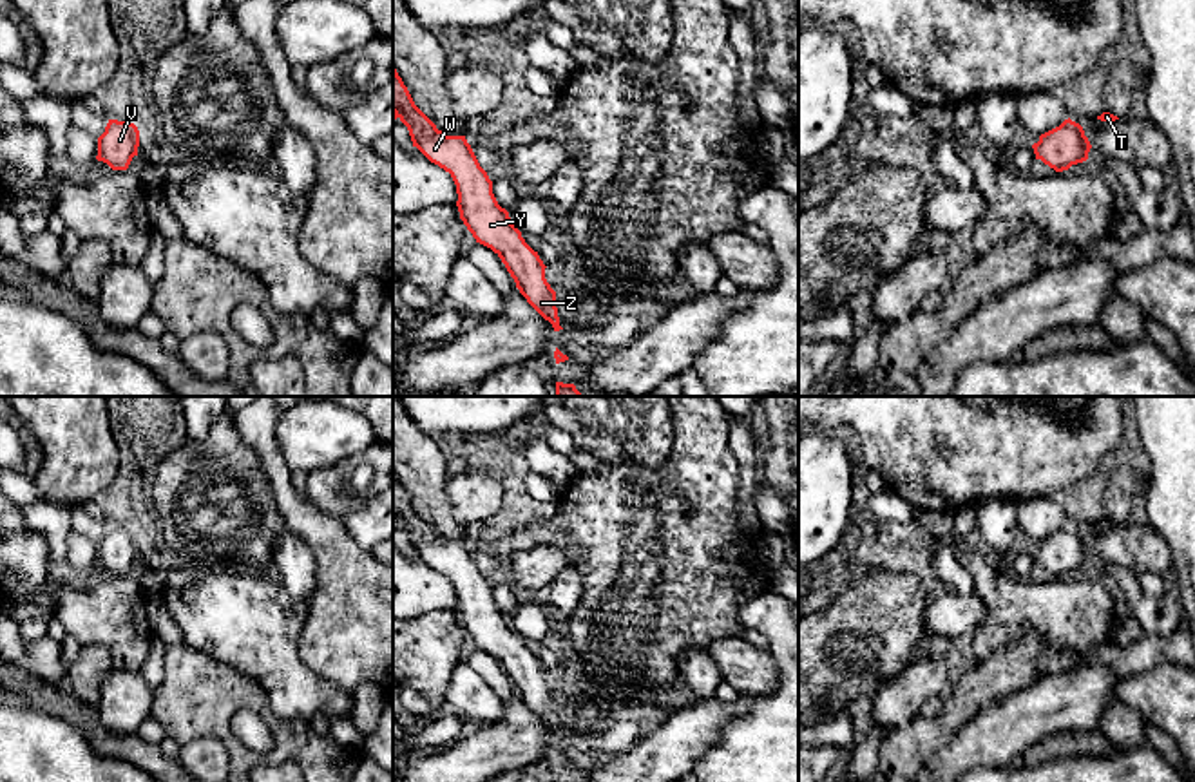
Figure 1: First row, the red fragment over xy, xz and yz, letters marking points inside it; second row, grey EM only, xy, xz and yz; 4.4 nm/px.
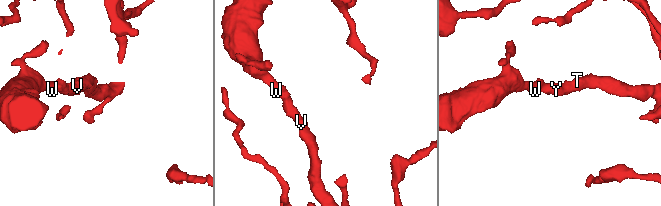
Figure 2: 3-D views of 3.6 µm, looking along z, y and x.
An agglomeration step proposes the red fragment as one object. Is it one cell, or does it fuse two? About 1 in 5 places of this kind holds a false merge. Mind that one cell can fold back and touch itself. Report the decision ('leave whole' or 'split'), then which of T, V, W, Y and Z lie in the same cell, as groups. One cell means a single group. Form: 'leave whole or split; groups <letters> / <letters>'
leave whole; groups T V W Y Z

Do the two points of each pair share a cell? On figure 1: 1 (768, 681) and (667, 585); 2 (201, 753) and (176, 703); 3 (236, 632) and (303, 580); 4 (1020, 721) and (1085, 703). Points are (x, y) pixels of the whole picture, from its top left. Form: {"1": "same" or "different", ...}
{"1": "different", "2": "different", "3": "different", "4": "same"}

